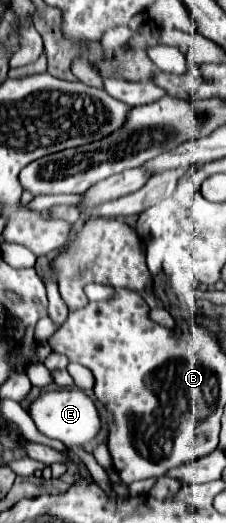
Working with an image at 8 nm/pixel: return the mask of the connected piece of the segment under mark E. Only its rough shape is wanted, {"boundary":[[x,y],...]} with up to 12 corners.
{"boundary":[[79,388],[41,394],[29,416],[69,450],[97,438],[101,416]]}

